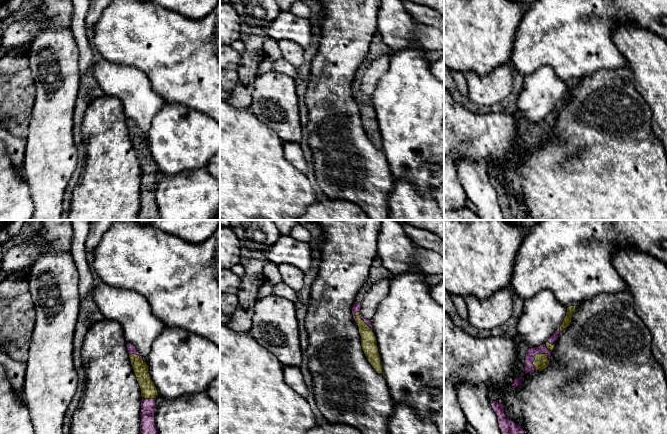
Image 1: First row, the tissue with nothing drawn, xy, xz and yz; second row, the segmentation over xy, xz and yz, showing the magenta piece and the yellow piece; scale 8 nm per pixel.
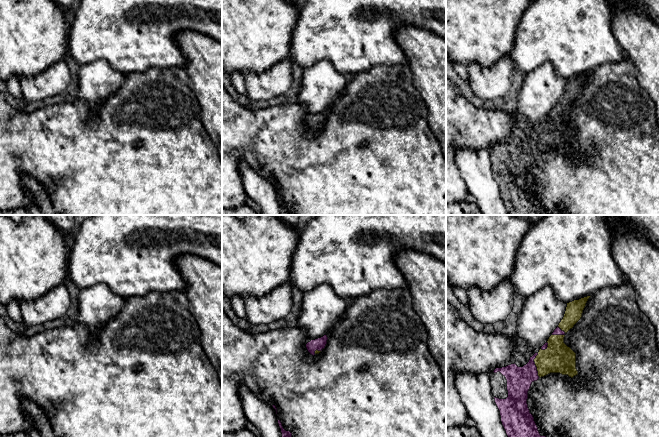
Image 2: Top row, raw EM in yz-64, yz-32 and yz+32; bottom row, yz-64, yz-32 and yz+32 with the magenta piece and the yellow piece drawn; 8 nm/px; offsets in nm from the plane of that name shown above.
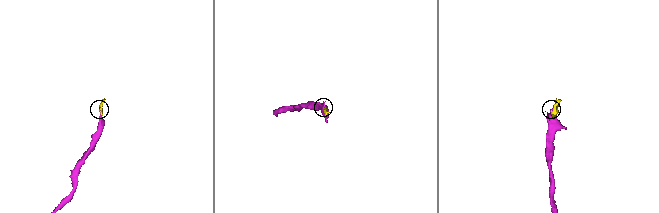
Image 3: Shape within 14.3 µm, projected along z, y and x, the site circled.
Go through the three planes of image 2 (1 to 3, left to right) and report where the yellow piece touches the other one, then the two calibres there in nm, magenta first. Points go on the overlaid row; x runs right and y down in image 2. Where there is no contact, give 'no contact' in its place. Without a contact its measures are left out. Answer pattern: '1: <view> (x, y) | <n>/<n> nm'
1: no contact
2: yz-32 (316, 349) | 100/30 nm
3: yz+32 (535, 365) | 200/240 nm

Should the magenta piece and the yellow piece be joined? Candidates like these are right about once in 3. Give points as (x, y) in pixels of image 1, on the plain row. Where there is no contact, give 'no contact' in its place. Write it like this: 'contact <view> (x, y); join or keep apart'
contact yz (533, 133); join

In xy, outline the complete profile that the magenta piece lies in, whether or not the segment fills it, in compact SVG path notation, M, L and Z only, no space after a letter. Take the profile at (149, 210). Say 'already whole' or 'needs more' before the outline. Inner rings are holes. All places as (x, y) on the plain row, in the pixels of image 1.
needs more; M128 119L127 127L142 173L140 211L137 220L162 220L155 200L157 186L155 174L159 171L158 166L149 150L149 143L137 124Z

